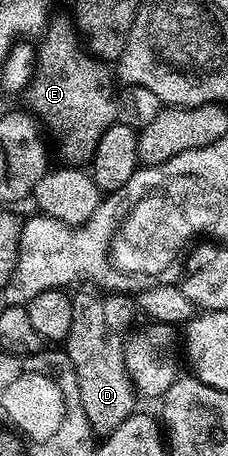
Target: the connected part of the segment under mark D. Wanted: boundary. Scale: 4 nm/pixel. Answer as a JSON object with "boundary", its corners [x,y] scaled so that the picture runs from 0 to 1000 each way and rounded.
{"boundary":[[[351,638],[316,647],[316,667],[325,669],[316,711],[307,730],[276,748],[272,768],[307,783],[307,800],[333,820],[342,853],[360,871],[360,897],[377,906],[377,923],[395,923],[408,956],[469,958],[500,941],[518,941],[518,932],[535,932],[535,923],[553,923],[601,899],[605,860],[561,825],[544,789],[544,752],[509,737],[509,726],[474,702],[474,682],[456,675],[452,660],[404,638]]]}

